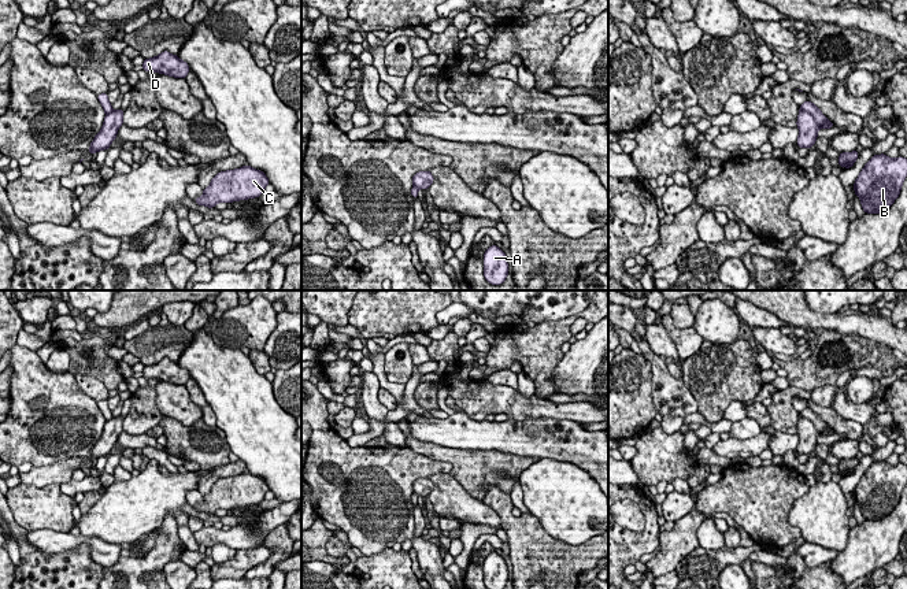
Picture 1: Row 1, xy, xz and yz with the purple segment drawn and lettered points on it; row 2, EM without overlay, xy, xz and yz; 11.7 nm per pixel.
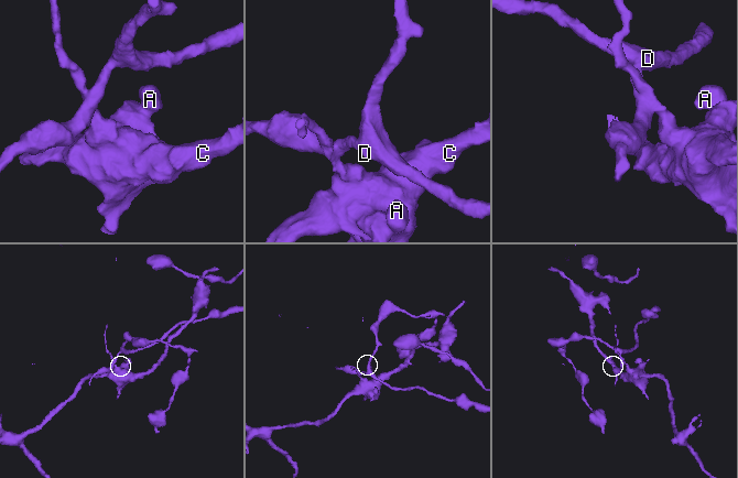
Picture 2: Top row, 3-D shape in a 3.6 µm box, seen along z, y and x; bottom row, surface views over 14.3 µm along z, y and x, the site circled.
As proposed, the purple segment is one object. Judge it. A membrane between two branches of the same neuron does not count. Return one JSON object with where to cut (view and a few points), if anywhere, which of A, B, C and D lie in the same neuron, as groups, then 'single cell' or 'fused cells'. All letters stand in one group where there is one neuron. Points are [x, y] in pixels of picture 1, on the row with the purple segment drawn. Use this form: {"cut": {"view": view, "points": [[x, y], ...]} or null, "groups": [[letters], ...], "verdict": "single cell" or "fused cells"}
{"cut": {"view": "yz", "points": [[800, 107], [813, 117], [818, 126]]}, "groups": [["A", "B", "C"], ["D"]], "verdict": "fused cells"}

